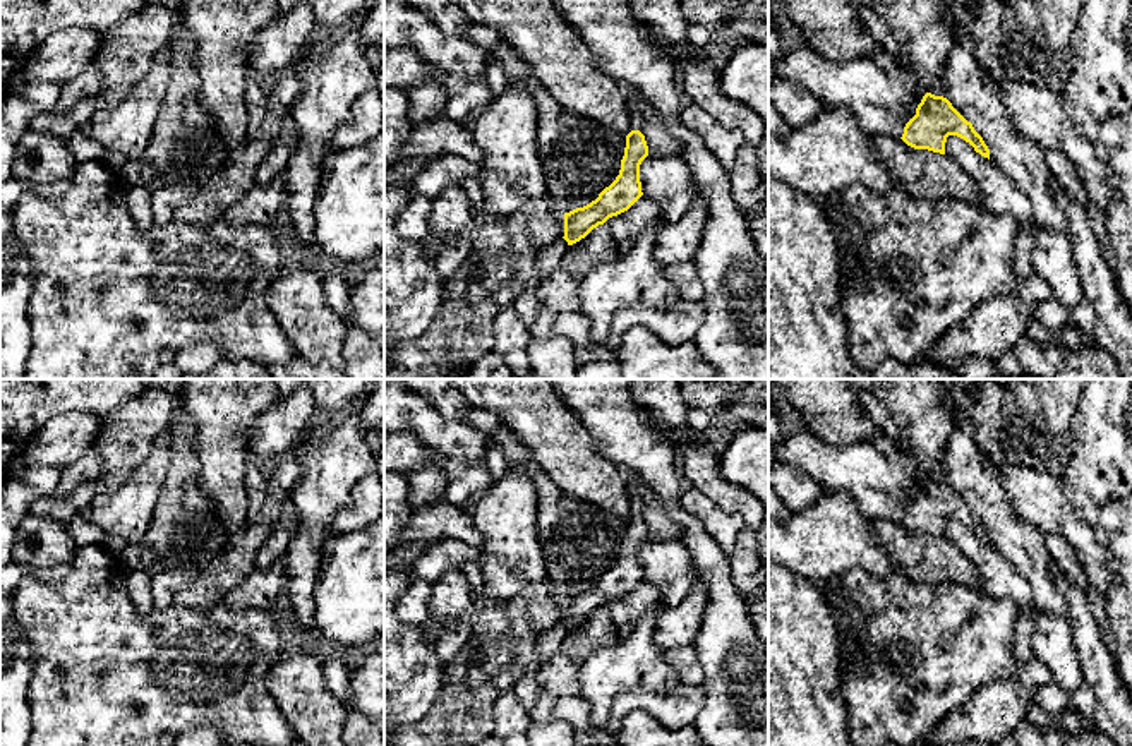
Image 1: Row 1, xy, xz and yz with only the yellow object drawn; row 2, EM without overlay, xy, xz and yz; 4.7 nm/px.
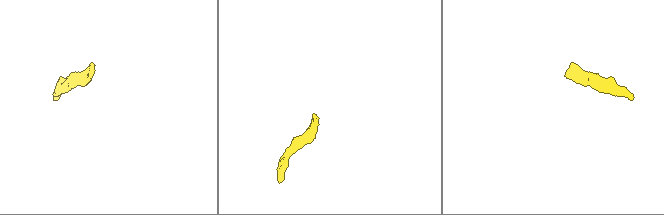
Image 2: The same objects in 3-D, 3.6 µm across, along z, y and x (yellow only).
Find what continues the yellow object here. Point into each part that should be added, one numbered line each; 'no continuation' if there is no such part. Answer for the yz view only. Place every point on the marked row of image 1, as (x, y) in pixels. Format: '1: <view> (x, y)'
1: yz (879, 102)

